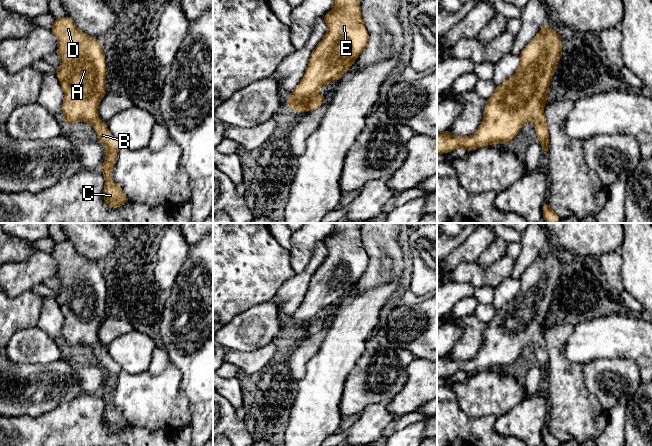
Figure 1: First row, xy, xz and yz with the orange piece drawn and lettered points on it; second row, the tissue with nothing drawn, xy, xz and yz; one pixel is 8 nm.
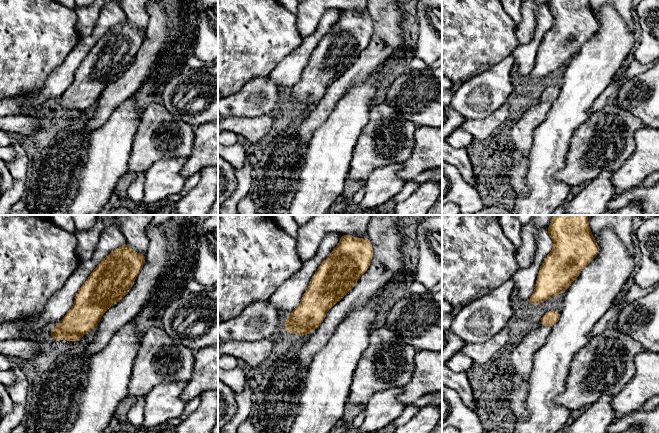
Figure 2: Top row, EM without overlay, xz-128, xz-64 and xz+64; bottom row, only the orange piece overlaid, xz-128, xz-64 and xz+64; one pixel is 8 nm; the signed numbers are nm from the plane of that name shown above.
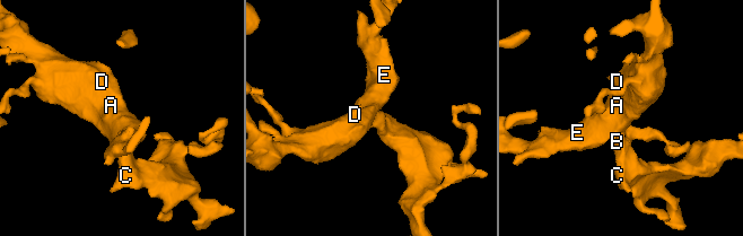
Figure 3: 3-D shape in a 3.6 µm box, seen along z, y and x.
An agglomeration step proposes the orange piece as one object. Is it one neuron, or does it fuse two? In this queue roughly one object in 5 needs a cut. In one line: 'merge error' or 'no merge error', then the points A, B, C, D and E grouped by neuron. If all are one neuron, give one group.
no merge error; groups A B C D E

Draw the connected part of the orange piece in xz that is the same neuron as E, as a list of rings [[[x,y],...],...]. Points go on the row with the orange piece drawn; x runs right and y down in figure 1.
[[[334,0],[334,8],[321,19],[327,23],[328,30],[313,50],[302,79],[286,99],[286,104],[296,112],[321,107],[325,97],[319,94],[319,89],[329,82],[337,82],[351,68],[369,40],[359,0]]]

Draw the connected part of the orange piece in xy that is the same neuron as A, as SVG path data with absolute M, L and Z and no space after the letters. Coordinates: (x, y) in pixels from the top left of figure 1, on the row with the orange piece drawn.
M69 16L56 17L50 31L58 39L56 55L64 62L63 66L56 67L56 76L64 92L64 123L90 122L94 126L97 141L107 148L101 168L105 179L103 198L111 208L119 208L129 198L110 175L122 145L98 114L99 104L106 95L105 53L99 39L80 30Z

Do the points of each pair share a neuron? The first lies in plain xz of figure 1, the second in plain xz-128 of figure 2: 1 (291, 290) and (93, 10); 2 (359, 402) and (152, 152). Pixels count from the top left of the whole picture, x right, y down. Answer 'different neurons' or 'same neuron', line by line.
1: different neurons
2: same neuron

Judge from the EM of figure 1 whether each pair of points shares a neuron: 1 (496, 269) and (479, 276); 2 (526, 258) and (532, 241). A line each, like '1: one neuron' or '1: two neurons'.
1: one neuron
2: one neuron

